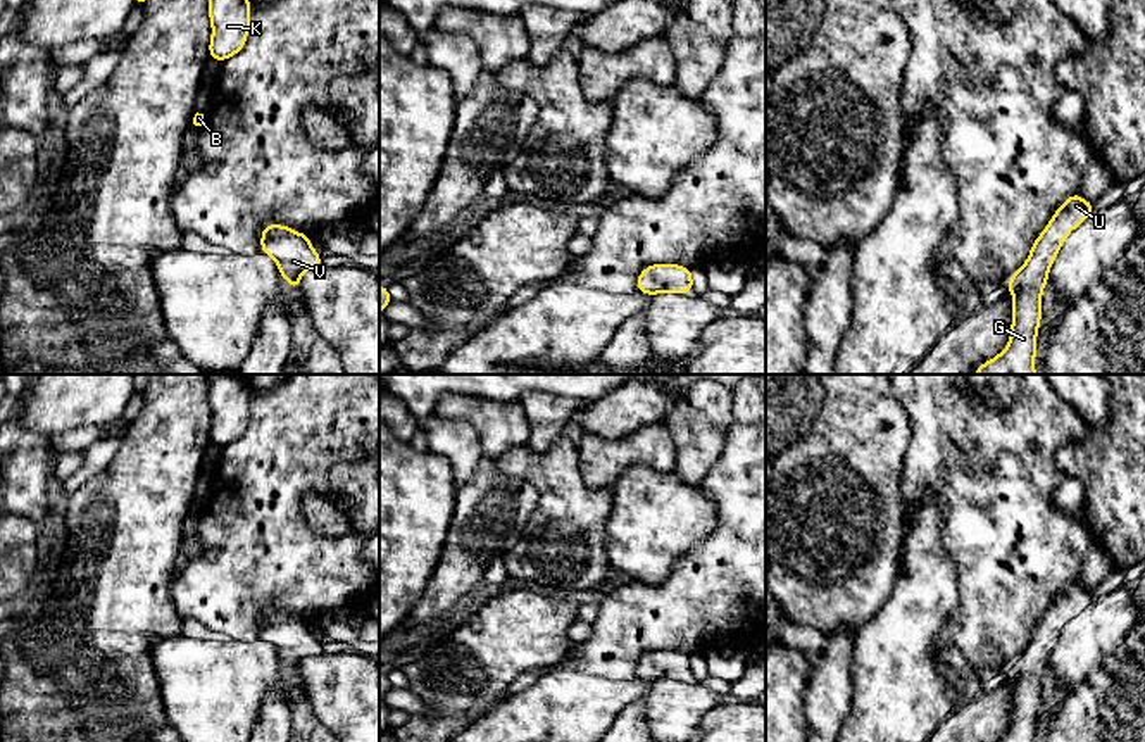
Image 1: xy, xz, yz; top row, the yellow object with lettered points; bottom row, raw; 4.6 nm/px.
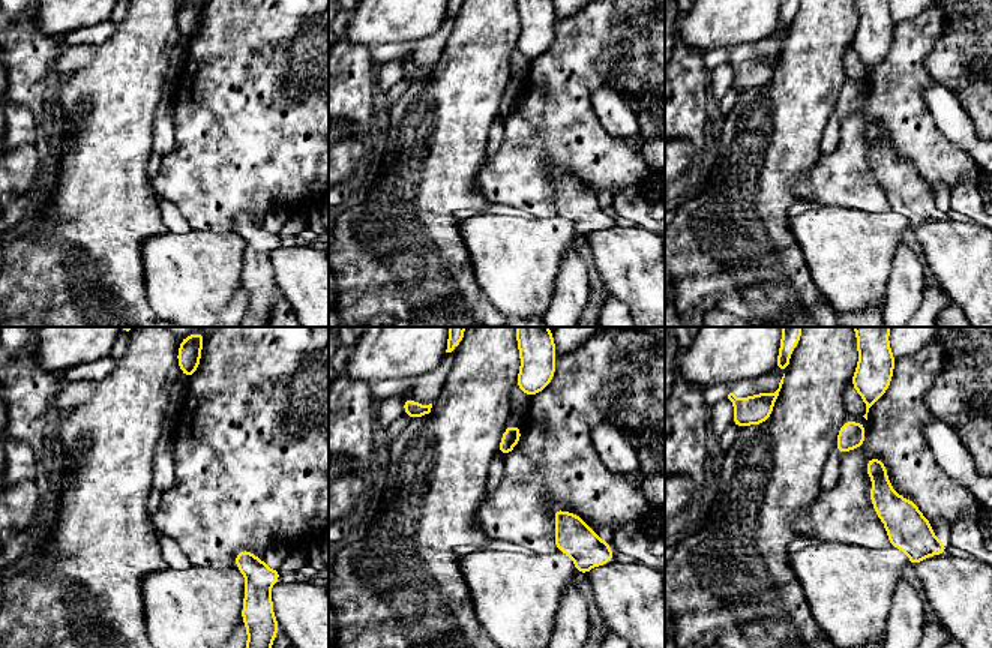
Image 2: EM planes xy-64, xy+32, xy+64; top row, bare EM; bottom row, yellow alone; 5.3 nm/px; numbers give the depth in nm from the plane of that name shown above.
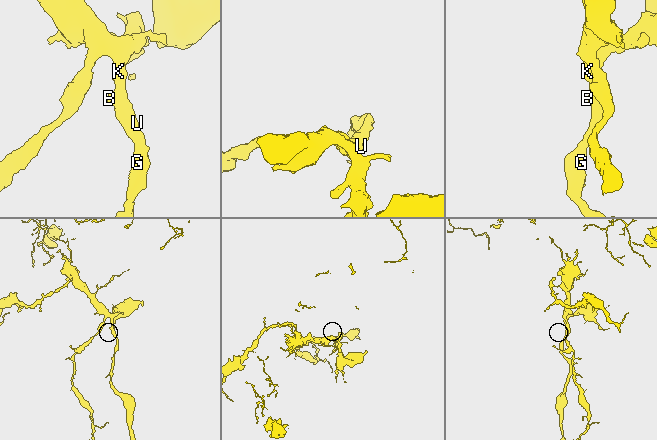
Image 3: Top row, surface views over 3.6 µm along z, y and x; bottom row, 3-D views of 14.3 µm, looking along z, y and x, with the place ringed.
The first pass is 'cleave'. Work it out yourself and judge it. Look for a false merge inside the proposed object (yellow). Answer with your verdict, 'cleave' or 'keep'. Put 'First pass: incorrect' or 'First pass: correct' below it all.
keep
First pass: incorrect

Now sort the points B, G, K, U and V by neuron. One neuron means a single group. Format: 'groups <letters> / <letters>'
groups B G K U V

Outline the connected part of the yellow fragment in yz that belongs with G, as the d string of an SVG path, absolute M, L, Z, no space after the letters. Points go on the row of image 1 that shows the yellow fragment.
M1071 195L1033 242L1028 261L1007 281L1014 293L1009 345L983 362L974 374L1036 374L1036 335L1042 319L1042 292L1067 235L1093 214L1093 202Z

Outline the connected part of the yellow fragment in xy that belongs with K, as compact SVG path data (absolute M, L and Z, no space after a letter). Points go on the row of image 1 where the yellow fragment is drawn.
M209 0L212 38L209 55L222 62L247 43L250 29L250 0Z

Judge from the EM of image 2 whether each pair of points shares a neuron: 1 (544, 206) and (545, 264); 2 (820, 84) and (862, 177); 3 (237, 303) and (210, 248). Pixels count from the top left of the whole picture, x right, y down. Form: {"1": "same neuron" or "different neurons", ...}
{"1": "different neurons", "2": "different neurons", "3": "different neurons"}

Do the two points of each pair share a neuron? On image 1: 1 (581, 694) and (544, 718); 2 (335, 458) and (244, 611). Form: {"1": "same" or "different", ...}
{"1": "same", "2": "same"}

